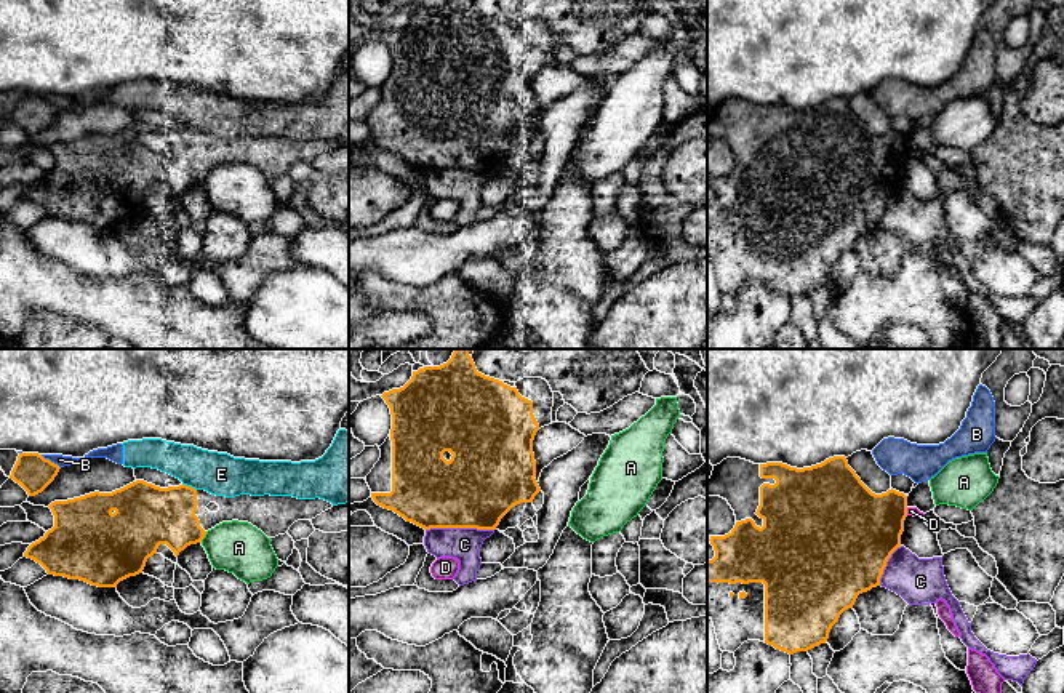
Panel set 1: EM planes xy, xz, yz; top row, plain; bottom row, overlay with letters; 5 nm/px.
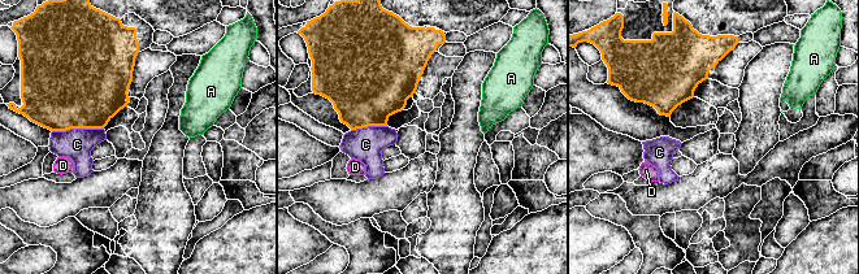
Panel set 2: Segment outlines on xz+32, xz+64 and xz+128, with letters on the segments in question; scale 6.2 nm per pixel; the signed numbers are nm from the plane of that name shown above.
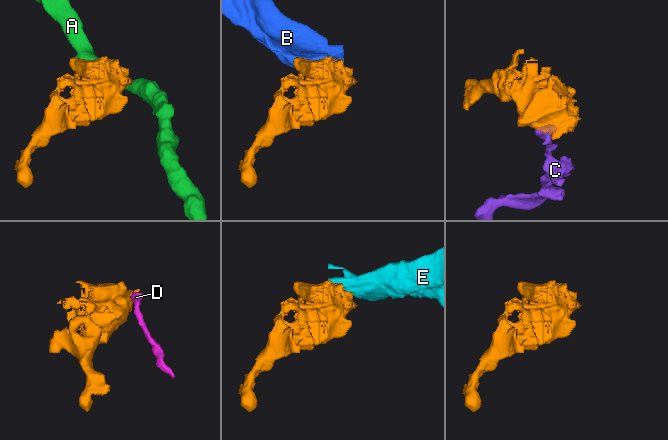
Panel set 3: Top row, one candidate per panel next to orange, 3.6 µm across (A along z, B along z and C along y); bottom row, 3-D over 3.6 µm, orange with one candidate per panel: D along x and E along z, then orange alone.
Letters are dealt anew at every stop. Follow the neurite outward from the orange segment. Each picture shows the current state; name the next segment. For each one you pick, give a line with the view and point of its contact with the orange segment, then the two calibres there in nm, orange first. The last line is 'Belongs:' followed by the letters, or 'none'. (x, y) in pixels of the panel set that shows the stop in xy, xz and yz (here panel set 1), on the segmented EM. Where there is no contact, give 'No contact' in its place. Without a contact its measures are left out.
Belongs: none

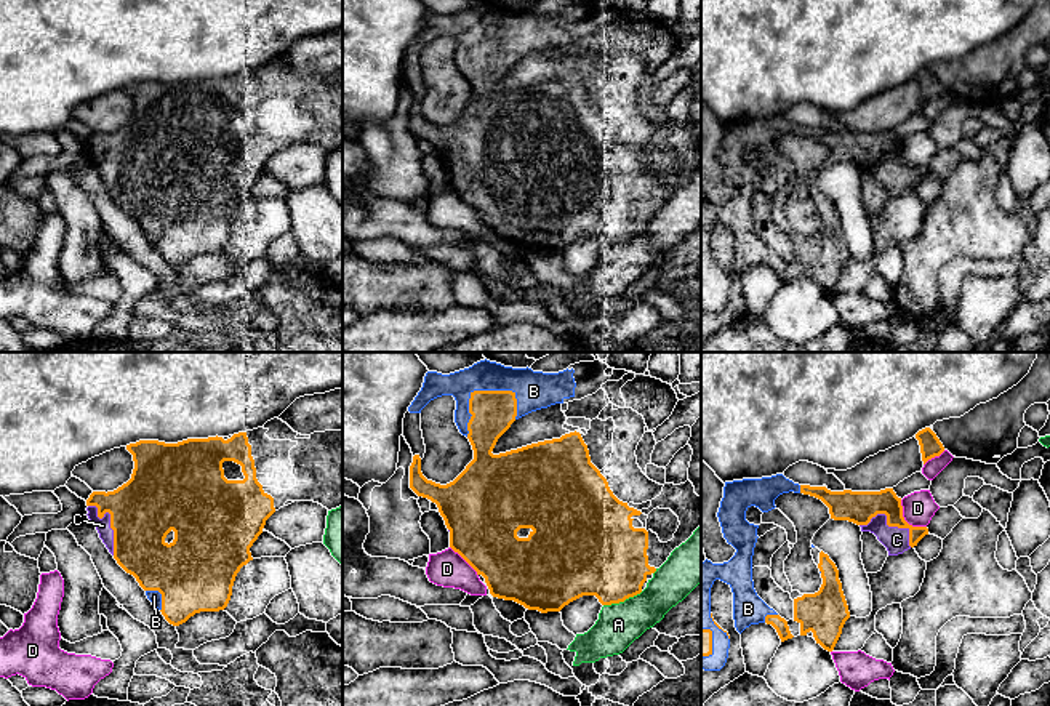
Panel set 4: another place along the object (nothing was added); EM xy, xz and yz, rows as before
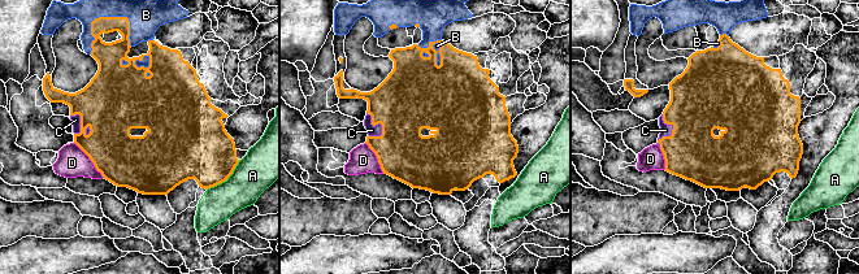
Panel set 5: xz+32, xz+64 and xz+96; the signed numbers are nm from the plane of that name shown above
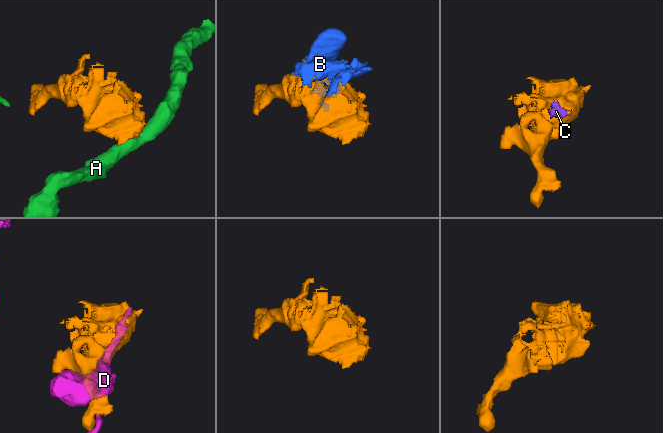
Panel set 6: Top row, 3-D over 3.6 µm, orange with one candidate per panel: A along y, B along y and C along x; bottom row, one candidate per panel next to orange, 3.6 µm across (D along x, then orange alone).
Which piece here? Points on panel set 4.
B: Touches orange at xz (472, 393). Thickness 220 nm (orange) against 150 nm
C: Touches orange at yz (889, 525). Thickness 160 nm (orange) against 130 nm
Belongs: B, C

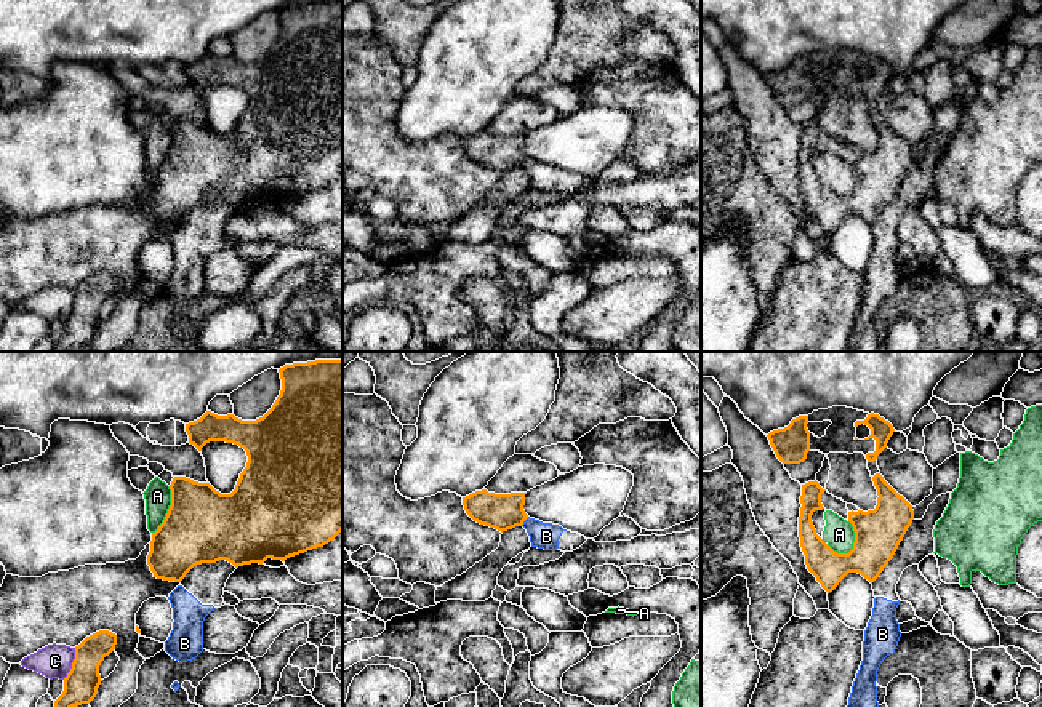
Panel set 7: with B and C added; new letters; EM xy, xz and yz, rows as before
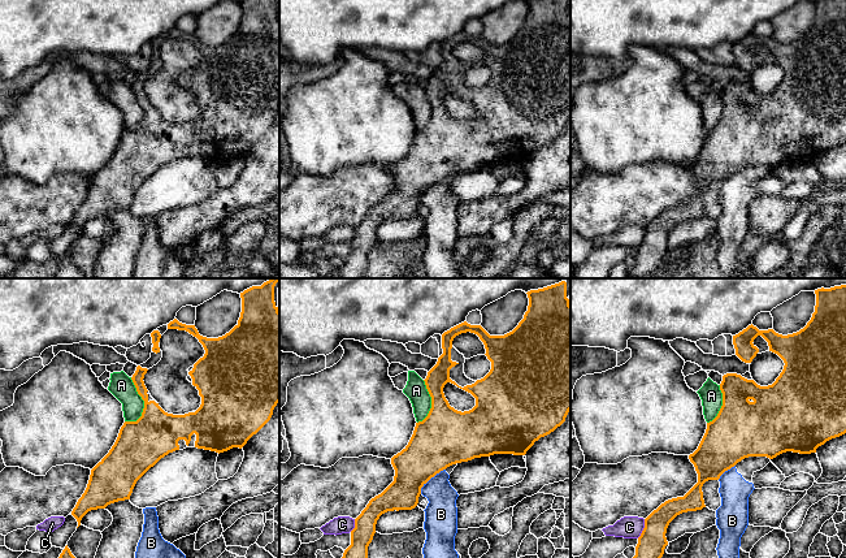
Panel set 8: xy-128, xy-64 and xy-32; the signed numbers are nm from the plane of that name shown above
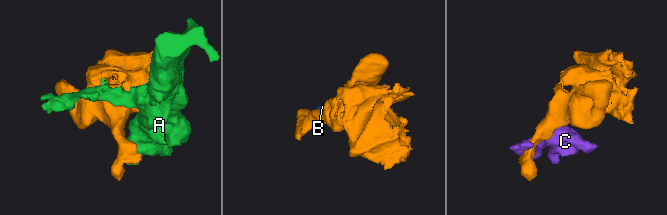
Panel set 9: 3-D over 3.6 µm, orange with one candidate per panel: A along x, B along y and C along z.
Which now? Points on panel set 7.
Belongs: none

